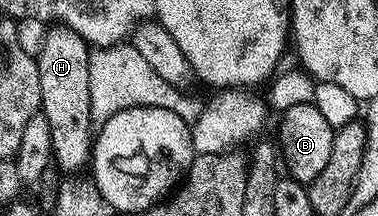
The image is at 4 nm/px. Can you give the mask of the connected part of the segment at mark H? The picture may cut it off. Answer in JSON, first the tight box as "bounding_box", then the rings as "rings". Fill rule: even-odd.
{"bounding_box":[37,25,91,169],"rings":[[[53,25],[46,30],[37,54],[39,69],[40,114],[50,123],[52,154],[55,163],[65,169],[73,169],[91,157],[87,129],[90,115],[89,53],[90,44],[66,25]]]}

